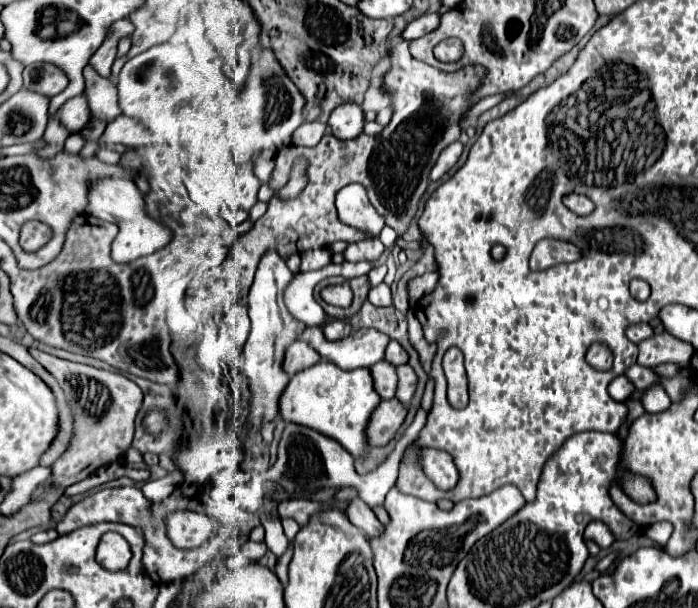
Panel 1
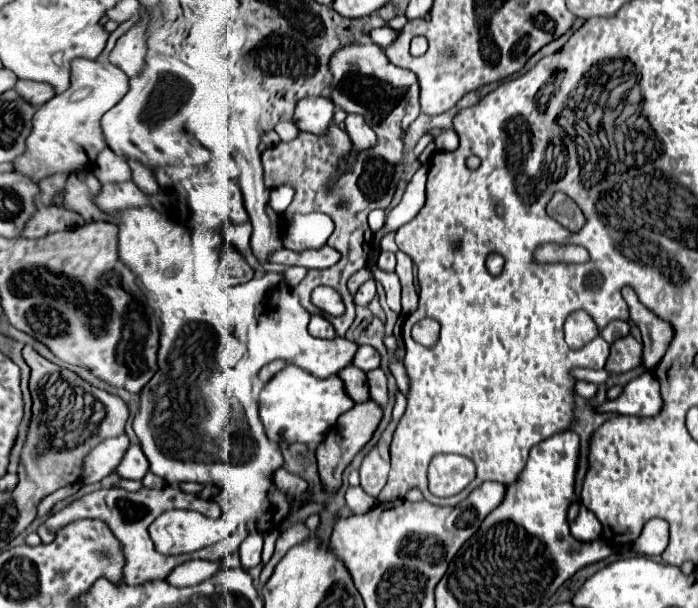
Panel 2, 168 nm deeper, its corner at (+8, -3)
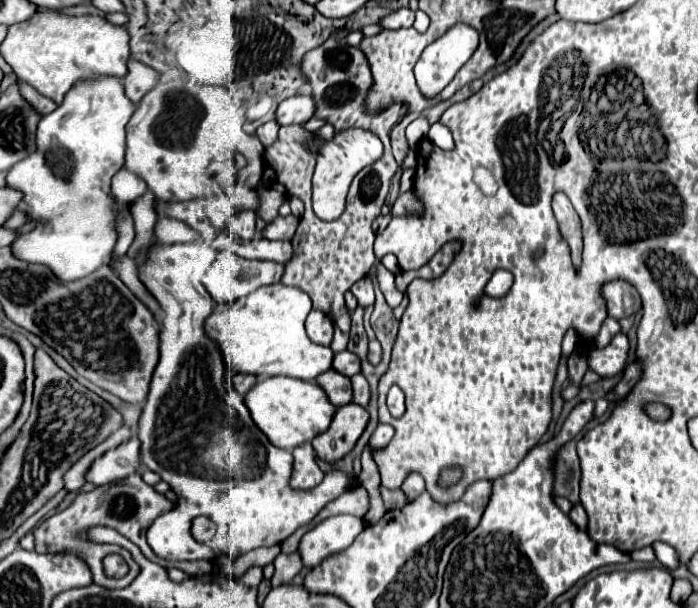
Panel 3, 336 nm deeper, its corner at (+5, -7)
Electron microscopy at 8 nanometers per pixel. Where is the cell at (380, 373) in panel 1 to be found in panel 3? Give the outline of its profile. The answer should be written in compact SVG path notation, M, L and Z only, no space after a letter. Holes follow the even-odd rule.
M324 372L316 378L318 386L326 392L328 400L334 406L342 406L342 404L350 404L350 378L338 374L338 372Z

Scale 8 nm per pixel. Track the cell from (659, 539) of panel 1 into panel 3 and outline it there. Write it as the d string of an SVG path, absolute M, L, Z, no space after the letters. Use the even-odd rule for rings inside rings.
M654 542L652 546L654 546L654 550L656 550L656 558L658 558L668 570L676 570L676 568L680 566L680 556L678 556L678 552L676 552L672 546L664 544L664 542Z

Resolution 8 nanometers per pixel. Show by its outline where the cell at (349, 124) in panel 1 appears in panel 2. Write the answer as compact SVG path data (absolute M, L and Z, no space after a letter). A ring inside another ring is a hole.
M307 98L299 102L299 108L295 108L295 124L311 134L325 136L329 126L333 124L335 104L329 98Z

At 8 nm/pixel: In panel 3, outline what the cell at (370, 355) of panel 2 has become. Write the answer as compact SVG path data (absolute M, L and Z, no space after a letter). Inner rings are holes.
M344 350L344 352L334 354L334 358L332 358L332 370L336 370L336 372L340 372L340 374L344 374L344 376L350 378L350 376L354 376L354 374L360 372L360 362L358 362L358 358L352 352Z

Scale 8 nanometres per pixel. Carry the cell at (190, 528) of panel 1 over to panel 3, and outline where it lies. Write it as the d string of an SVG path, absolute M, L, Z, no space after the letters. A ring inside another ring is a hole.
M186 242L186 244L172 244L172 246L158 246L158 244L154 244L154 248L150 248L150 256L146 256L146 264L138 264L138 270L140 270L140 276L142 276L142 282L146 284L146 288L150 288L150 292L154 292L154 298L160 302L160 306L162 306L162 310L164 310L164 322L162 322L162 332L160 332L160 360L158 360L158 366L156 366L156 370L154 370L154 376L152 376L152 382L150 382L150 398L146 398L146 406L144 406L144 412L142 412L142 416L140 416L140 432L138 432L138 438L140 438L140 442L142 442L142 462L152 470L152 472L156 472L164 482L168 482L170 484L170 488L178 494L178 502L174 504L174 508L170 510L170 512L164 512L164 514L160 514L154 522L152 522L152 526L148 528L148 534L146 534L146 538L148 538L148 544L150 544L150 548L160 556L160 558L166 558L166 560L212 560L216 554L230 554L232 558L238 558L238 556L242 556L242 554L246 554L246 552L250 552L250 550L254 550L254 548L258 548L258 546L276 546L276 544L282 544L290 534L294 534L300 526L306 526L322 508L324 508L324 504L328 504L330 500L334 500L334 498L338 498L350 484L354 484L356 482L356 476L350 476L350 474L346 474L346 472L342 472L342 470L330 470L330 472L326 472L324 474L324 480L318 484L318 486L314 486L314 488L310 488L310 490L292 490L292 486L290 486L290 474L292 474L292 464L294 464L294 458L292 458L292 452L290 450L280 450L280 448L276 448L276 446L272 446L270 448L270 464L266 464L266 460L262 460L262 452L266 450L266 448L254 448L254 444L252 444L252 438L262 438L264 434L262 432L258 432L258 428L256 426L250 426L250 412L246 410L246 406L244 406L244 400L240 398L238 402L232 402L232 400L228 400L228 392L226 392L226 384L222 384L222 380L226 380L226 366L224 366L224 360L222 360L222 354L218 354L218 344L214 344L208 336L204 336L204 320L206 320L206 316L210 316L210 312L212 312L212 306L214 306L214 302L212 302L212 298L208 298L194 282L192 282L192 242ZM196 516L206 516L206 518L210 518L212 522L216 522L218 524L218 532L216 532L216 536L214 536L214 540L212 542L208 542L208 544L200 544L200 542L196 542L194 538L192 538L192 534L190 534L190 524L192 524L192 520L196 518Z

